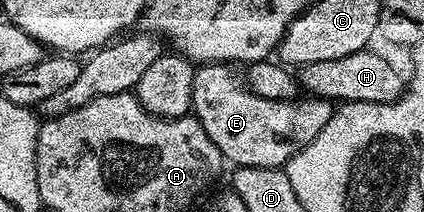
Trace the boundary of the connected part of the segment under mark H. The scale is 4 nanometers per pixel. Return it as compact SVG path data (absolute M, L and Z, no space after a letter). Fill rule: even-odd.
M366 48L343 59L325 59L323 63L299 66L299 88L305 94L323 97L333 103L390 103L398 100L406 88L405 78L400 78L399 71L382 54L372 52L371 48Z

